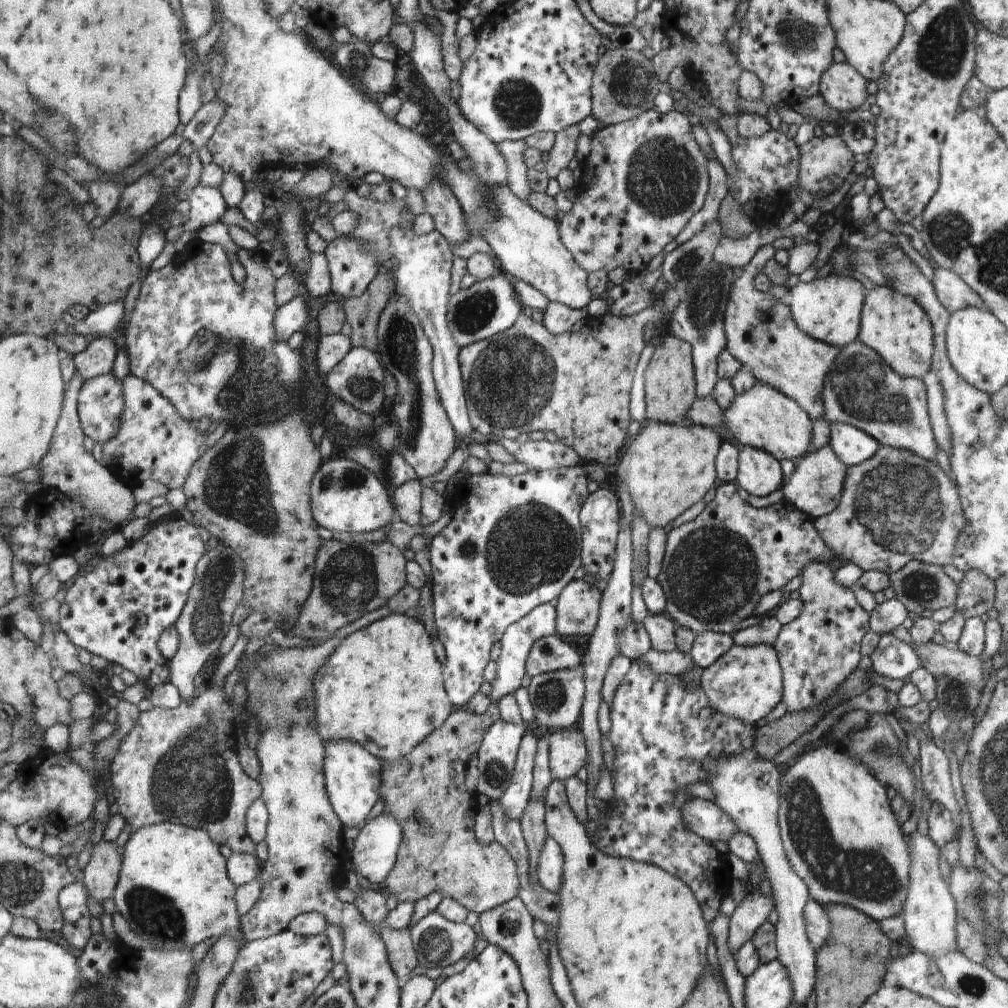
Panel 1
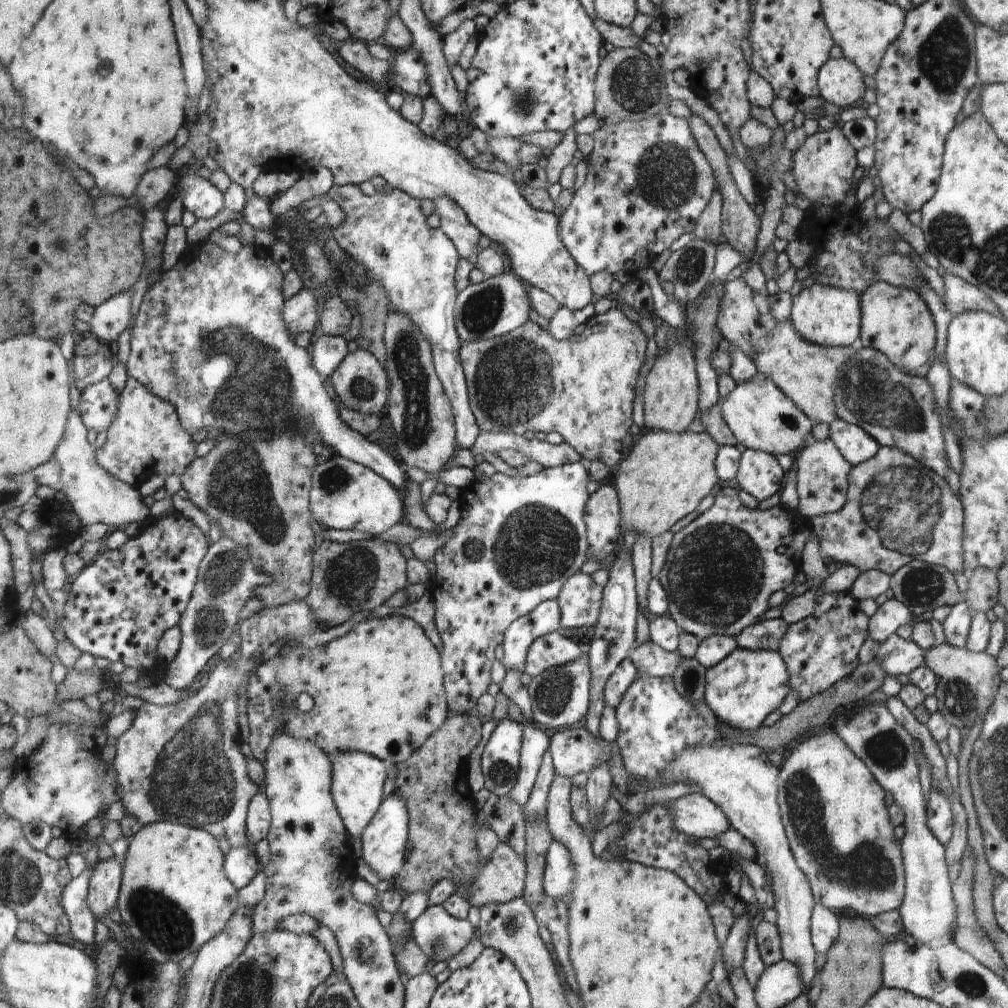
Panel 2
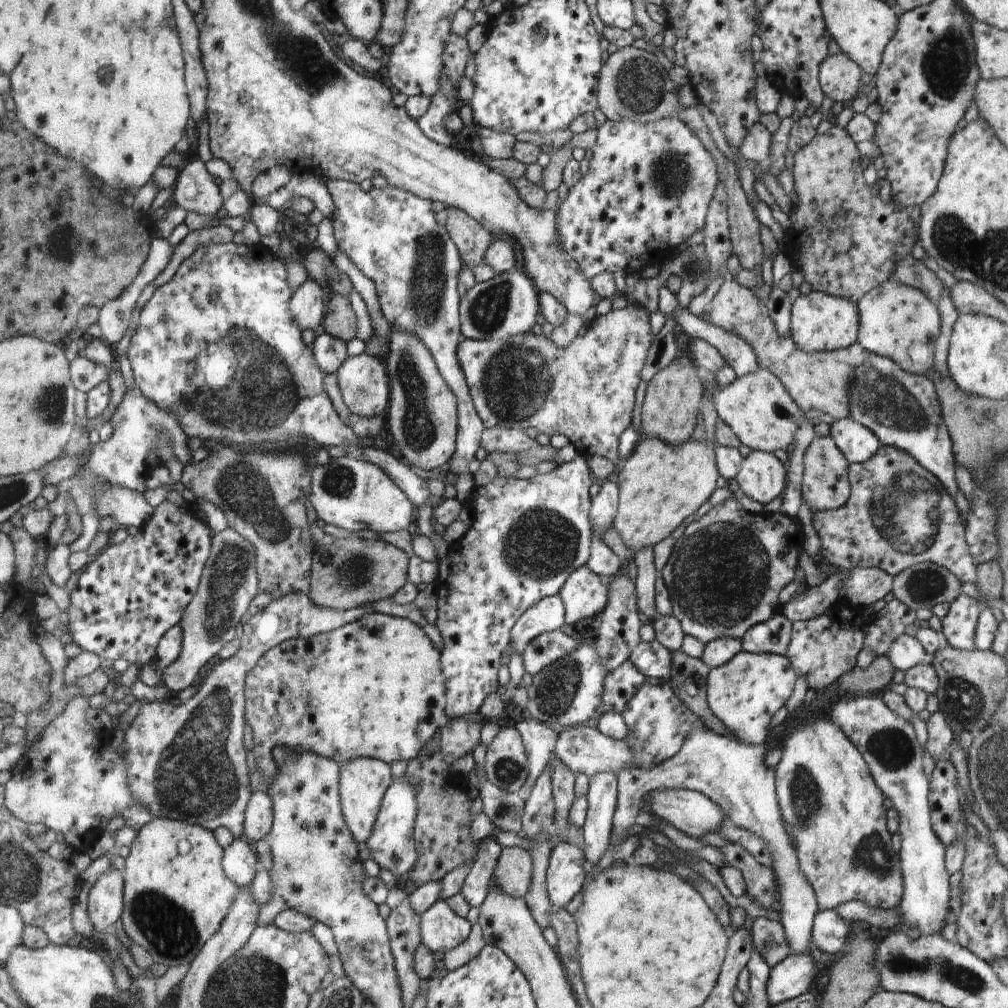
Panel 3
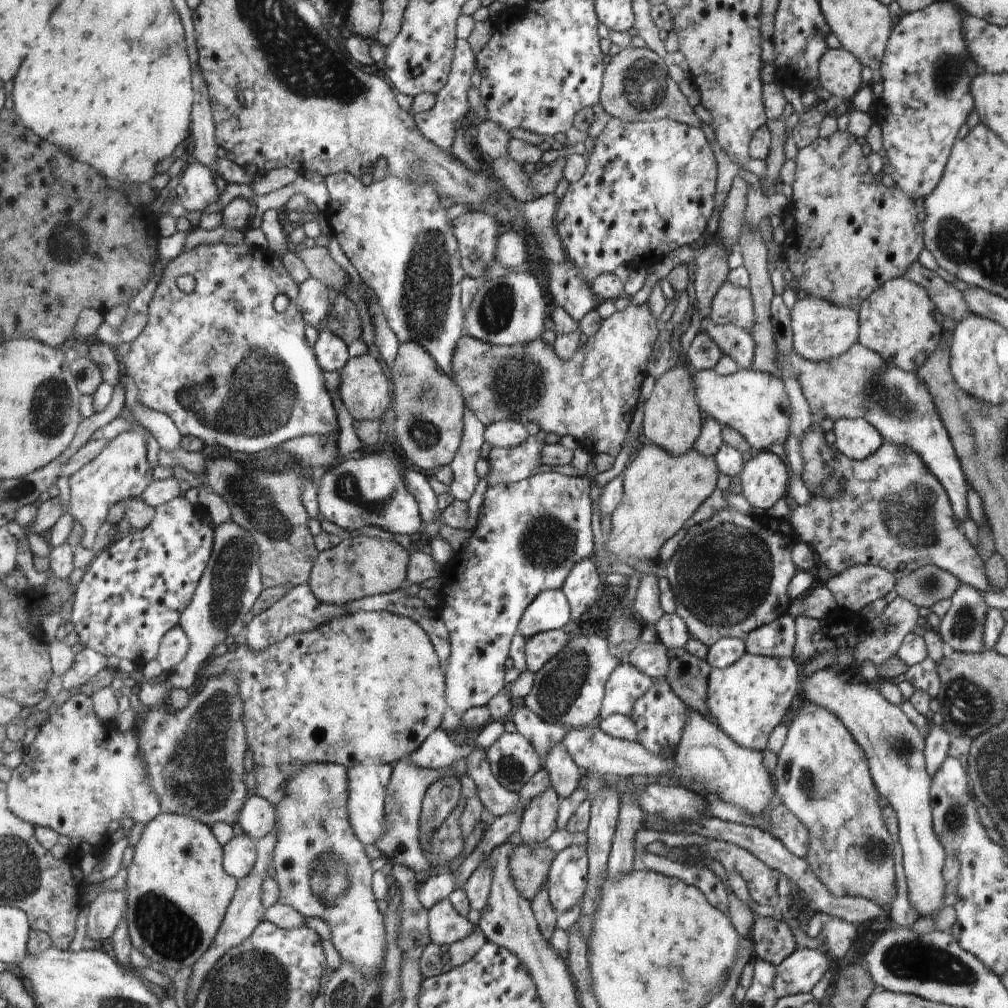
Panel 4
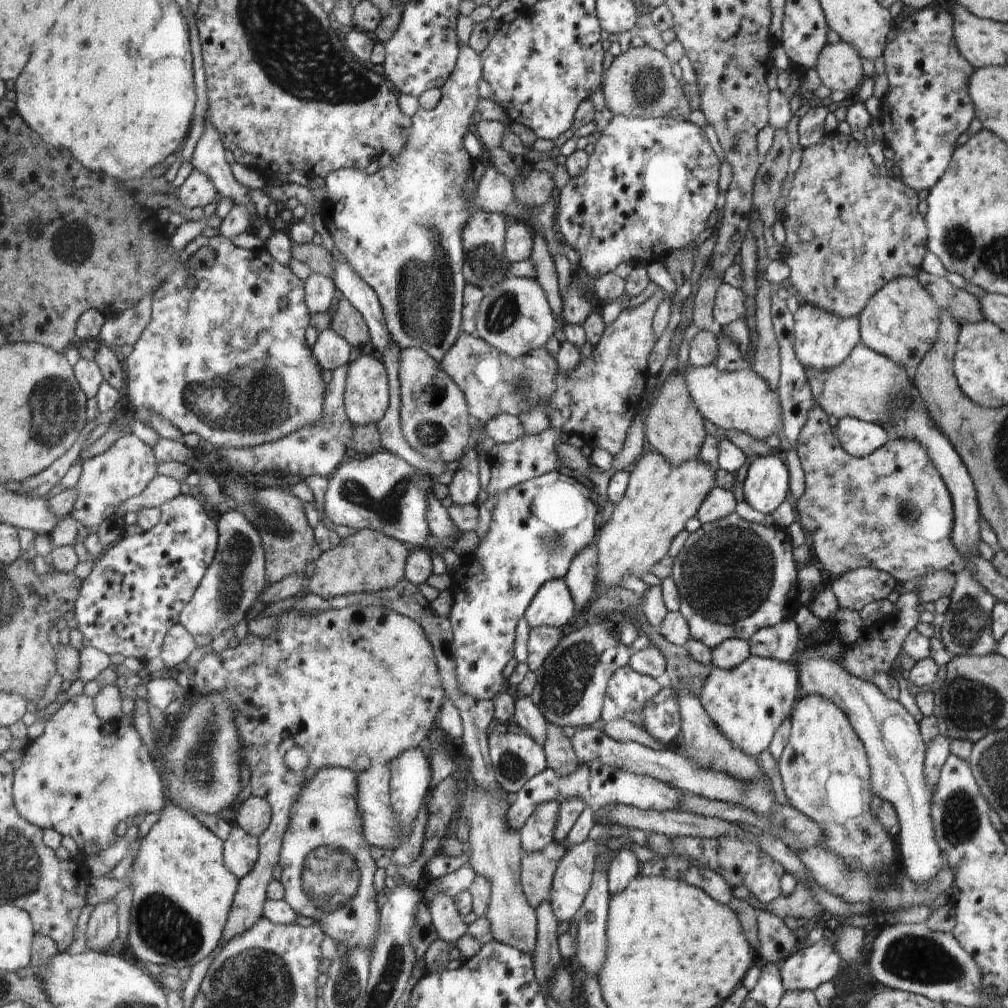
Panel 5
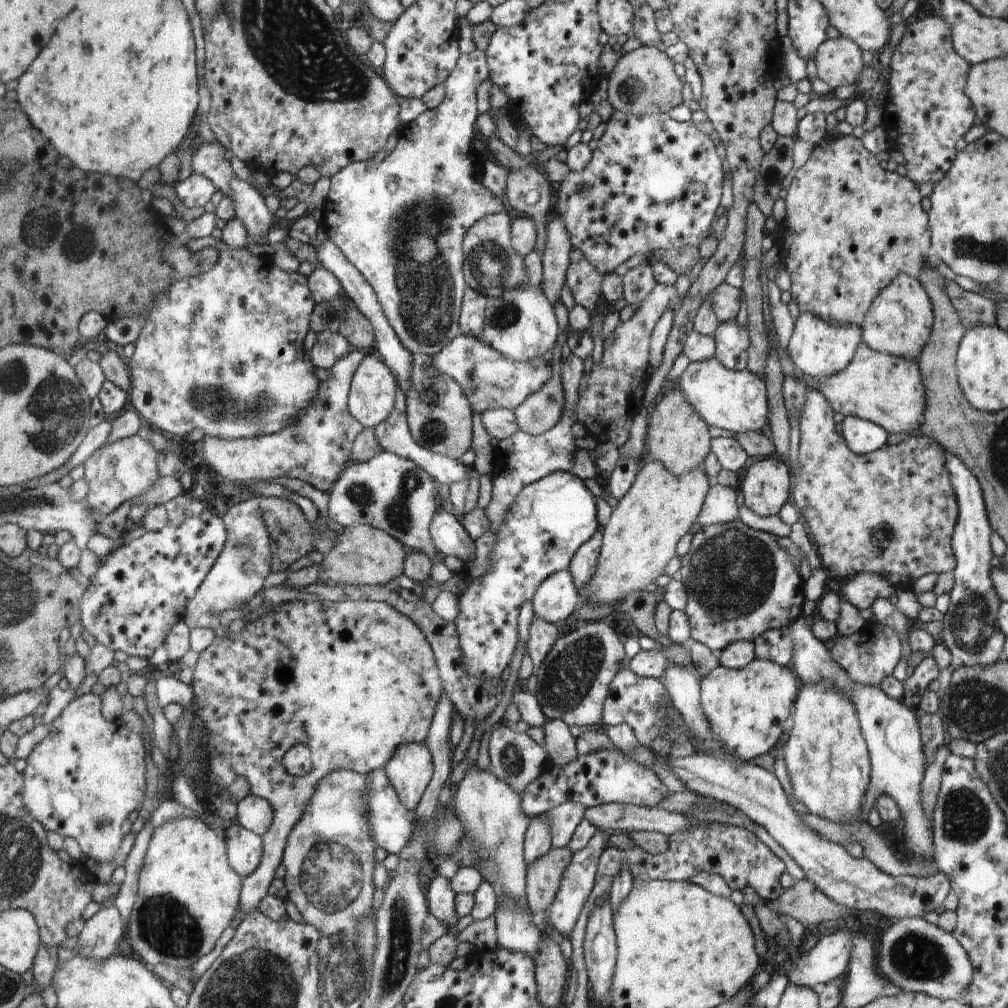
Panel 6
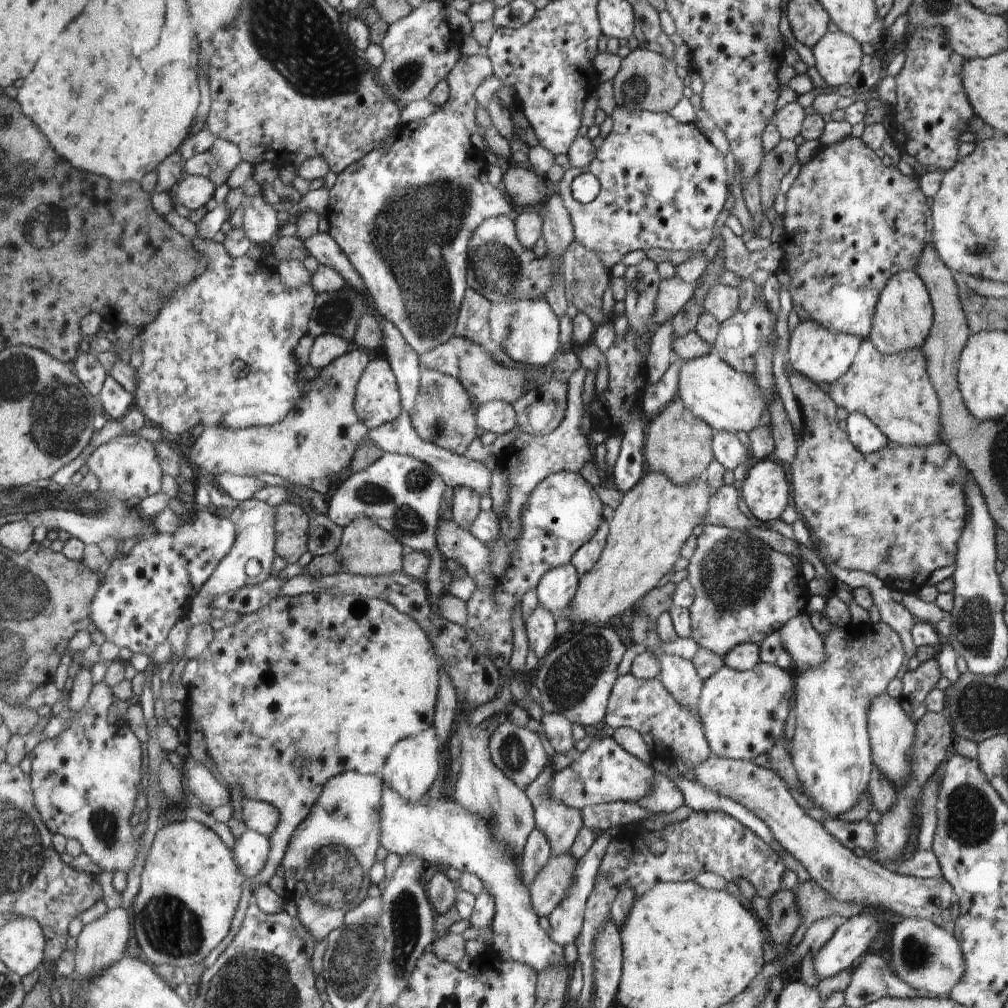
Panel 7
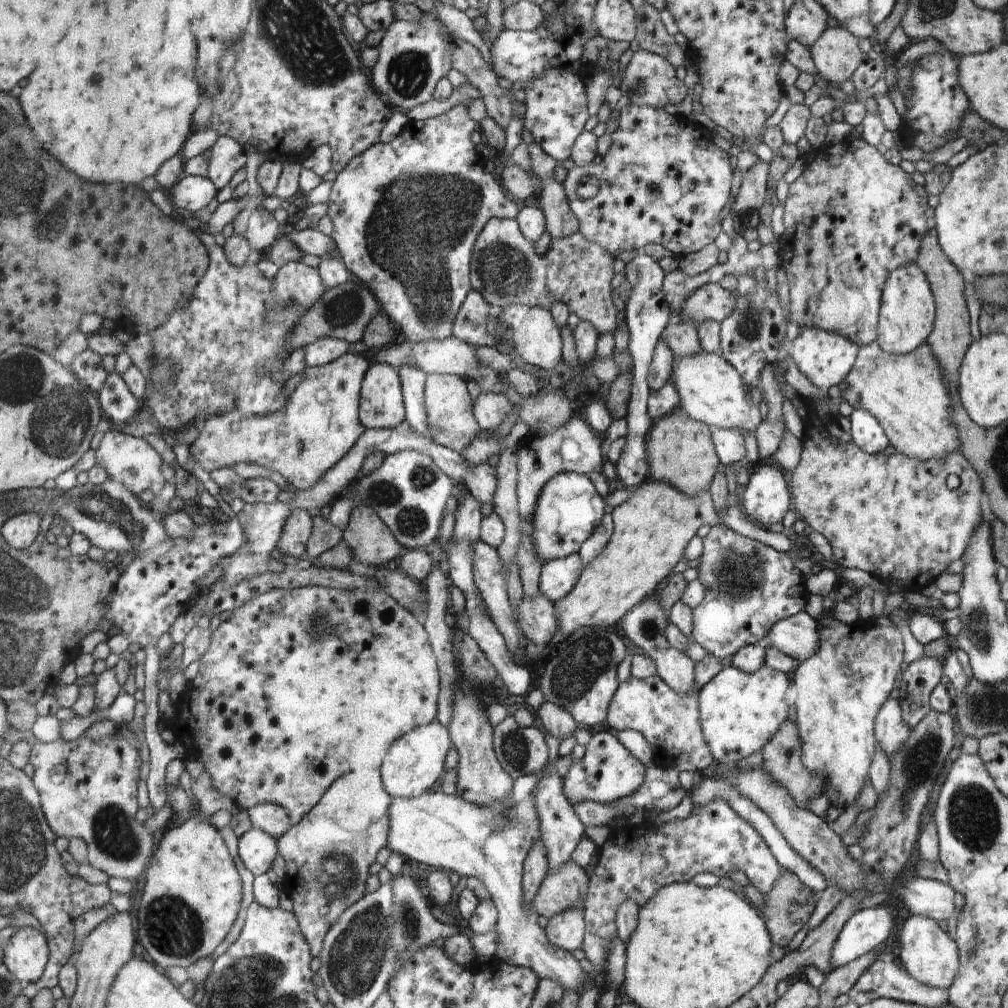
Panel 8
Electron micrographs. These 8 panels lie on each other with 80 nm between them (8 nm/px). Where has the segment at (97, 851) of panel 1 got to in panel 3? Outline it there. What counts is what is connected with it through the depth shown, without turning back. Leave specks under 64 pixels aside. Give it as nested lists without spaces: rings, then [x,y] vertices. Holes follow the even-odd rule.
[[[112,867],[93,886],[89,896],[89,911],[98,933],[112,931],[125,913],[125,874]]]

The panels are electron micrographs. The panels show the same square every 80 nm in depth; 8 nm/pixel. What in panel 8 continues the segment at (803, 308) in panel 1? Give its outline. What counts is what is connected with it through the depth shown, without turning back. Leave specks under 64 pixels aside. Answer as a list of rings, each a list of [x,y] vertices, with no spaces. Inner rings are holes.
[[[801,327],[798,336],[791,342],[790,356],[798,370],[806,375],[819,389],[826,392],[830,386],[840,385],[856,364],[860,347],[845,335],[831,333],[816,327]]]

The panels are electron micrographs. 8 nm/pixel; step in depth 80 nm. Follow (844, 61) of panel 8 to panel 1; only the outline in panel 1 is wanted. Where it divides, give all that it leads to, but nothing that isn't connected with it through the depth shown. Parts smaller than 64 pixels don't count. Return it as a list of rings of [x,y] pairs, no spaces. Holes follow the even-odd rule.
[[[834,62],[822,73],[820,94],[828,106],[844,115],[866,102],[866,80],[850,63]]]

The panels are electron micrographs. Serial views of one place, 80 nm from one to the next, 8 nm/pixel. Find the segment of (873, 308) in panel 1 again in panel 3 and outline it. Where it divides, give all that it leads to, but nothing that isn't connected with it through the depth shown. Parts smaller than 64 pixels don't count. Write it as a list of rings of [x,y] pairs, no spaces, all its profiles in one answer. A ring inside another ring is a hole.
[[[893,278],[870,289],[859,301],[861,334],[858,344],[869,353],[891,358],[898,366],[915,375],[925,375],[933,368],[936,342],[941,332],[940,308],[921,290]]]

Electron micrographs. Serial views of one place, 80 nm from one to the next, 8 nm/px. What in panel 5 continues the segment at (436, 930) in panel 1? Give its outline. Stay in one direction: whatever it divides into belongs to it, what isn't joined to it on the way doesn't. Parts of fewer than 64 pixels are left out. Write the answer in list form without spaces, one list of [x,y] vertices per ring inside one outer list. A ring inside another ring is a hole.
[[[445,894],[433,896],[428,908],[437,938],[444,942],[457,942],[468,930],[464,917],[458,912],[454,899]]]

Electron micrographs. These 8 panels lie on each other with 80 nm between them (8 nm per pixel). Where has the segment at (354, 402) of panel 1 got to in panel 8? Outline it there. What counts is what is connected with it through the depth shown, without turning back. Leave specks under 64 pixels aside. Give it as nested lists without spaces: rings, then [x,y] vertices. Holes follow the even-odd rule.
[[[372,362],[362,385],[360,422],[366,429],[394,429],[405,420],[401,377],[388,363]]]

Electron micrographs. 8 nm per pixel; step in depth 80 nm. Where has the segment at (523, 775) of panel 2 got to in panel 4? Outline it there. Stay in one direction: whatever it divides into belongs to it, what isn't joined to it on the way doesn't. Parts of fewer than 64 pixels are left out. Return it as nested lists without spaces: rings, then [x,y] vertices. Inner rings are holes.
[[[526,706],[517,710],[512,720],[516,731],[522,734],[534,747],[535,753],[542,764],[549,750],[560,743],[569,731],[569,727],[544,722]]]

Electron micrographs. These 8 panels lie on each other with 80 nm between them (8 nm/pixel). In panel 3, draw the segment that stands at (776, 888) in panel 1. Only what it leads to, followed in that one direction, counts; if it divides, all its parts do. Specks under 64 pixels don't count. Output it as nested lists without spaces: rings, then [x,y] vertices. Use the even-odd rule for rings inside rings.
[[[704,728],[702,731],[695,731],[688,738],[683,748],[676,756],[669,758],[668,761],[661,762],[658,766],[653,766],[652,770],[639,769],[638,767],[622,767],[615,775],[617,778],[617,797],[618,804],[613,814],[613,833],[612,844],[620,844],[622,837],[627,833],[628,828],[635,824],[636,816],[640,813],[638,803],[642,804],[644,794],[656,789],[690,789],[705,794],[713,799],[715,803],[729,817],[727,822],[735,827],[747,830],[754,836],[757,836],[769,849],[773,863],[773,871],[777,878],[777,899],[780,902],[780,922],[782,923],[785,937],[789,946],[790,954],[798,953],[806,955],[810,950],[810,932],[812,930],[812,920],[815,920],[818,912],[816,908],[816,897],[812,892],[812,884],[808,884],[808,879],[801,870],[798,862],[797,851],[791,843],[791,836],[783,823],[781,814],[780,800],[777,798],[776,770],[774,767],[768,767],[764,763],[765,757],[769,751],[764,743],[753,745],[738,742],[726,736],[716,735],[714,731]]]

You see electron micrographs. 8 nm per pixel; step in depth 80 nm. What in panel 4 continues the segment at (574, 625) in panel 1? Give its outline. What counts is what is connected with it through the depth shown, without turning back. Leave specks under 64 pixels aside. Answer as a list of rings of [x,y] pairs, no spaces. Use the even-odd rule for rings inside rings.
[[[592,560],[577,562],[561,588],[571,610],[571,619],[580,619],[592,608],[600,600],[604,586],[603,576],[598,573]]]

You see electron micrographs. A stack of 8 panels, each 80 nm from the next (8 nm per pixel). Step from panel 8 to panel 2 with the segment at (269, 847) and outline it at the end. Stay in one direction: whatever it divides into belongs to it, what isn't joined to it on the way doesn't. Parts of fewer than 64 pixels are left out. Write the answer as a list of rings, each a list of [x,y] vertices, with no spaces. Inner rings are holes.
[[[251,845],[232,847],[226,854],[225,873],[238,891],[256,876],[260,868],[261,865]]]

